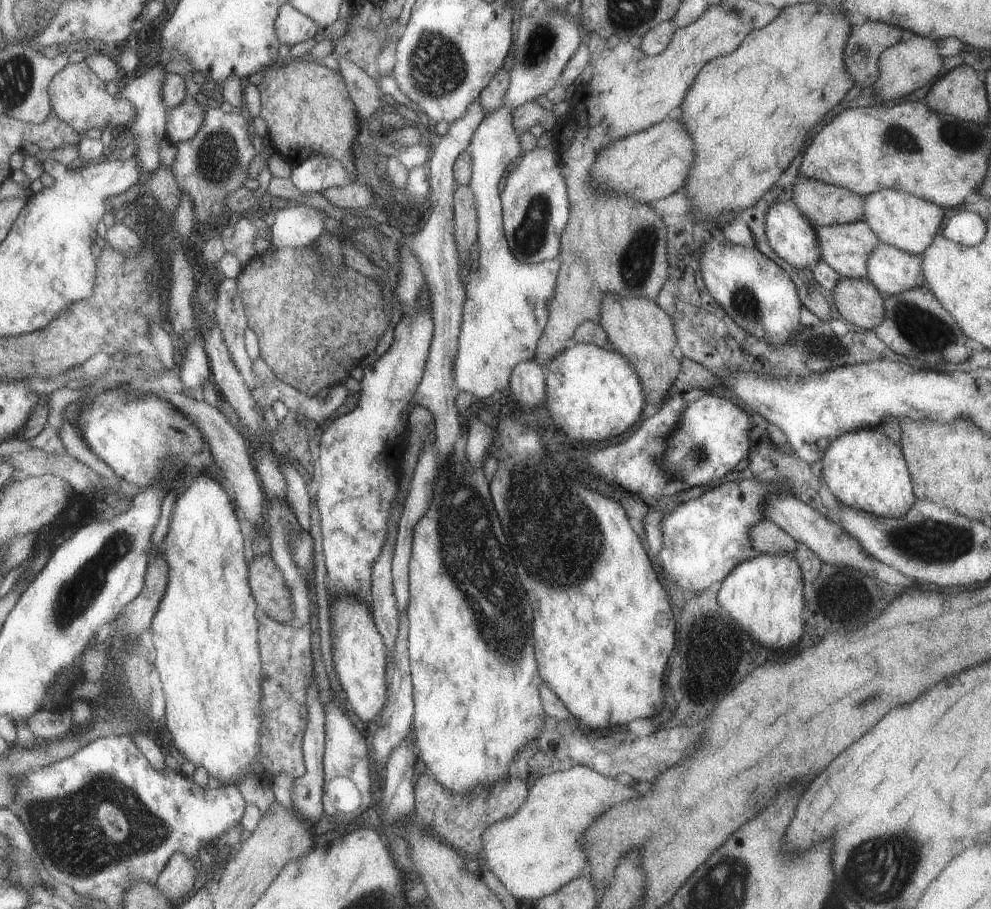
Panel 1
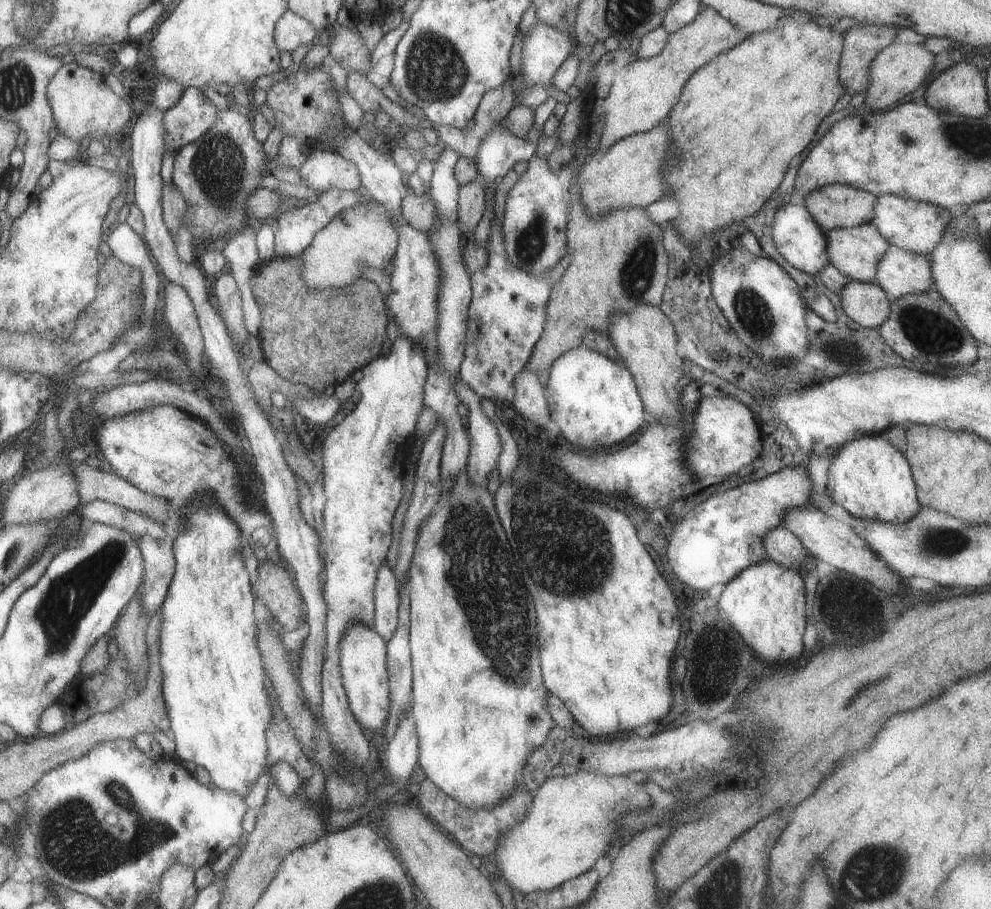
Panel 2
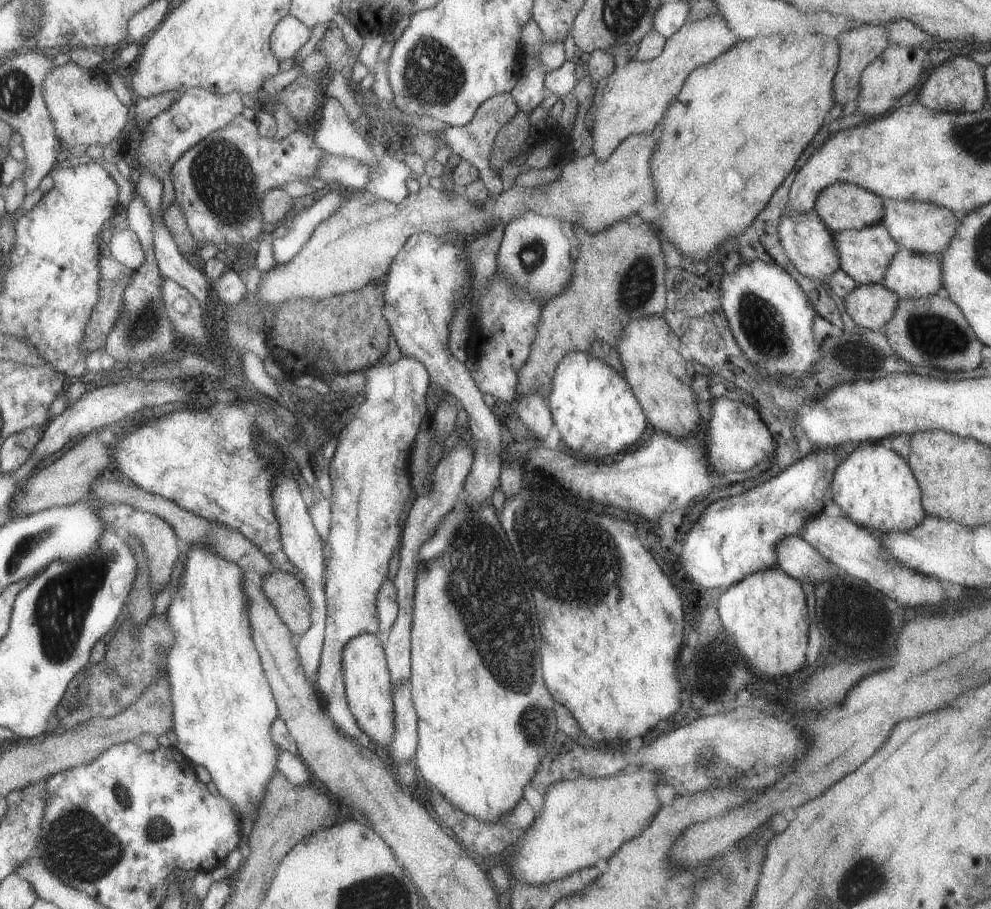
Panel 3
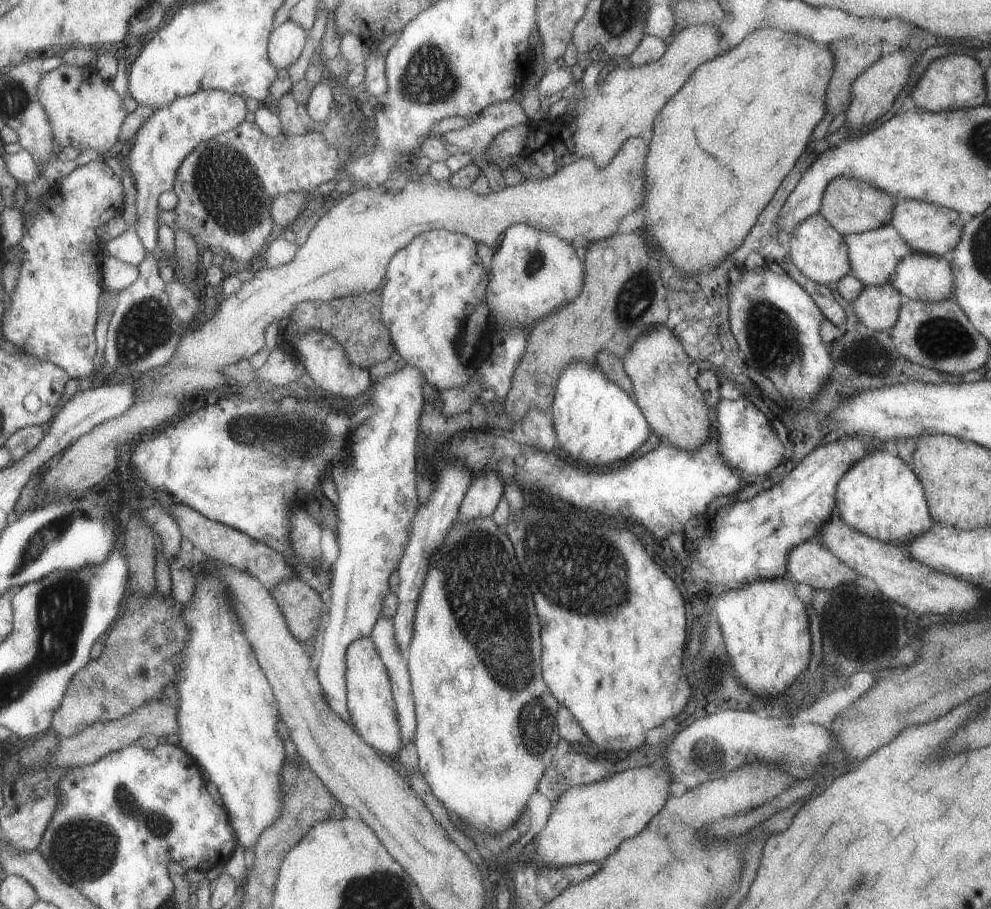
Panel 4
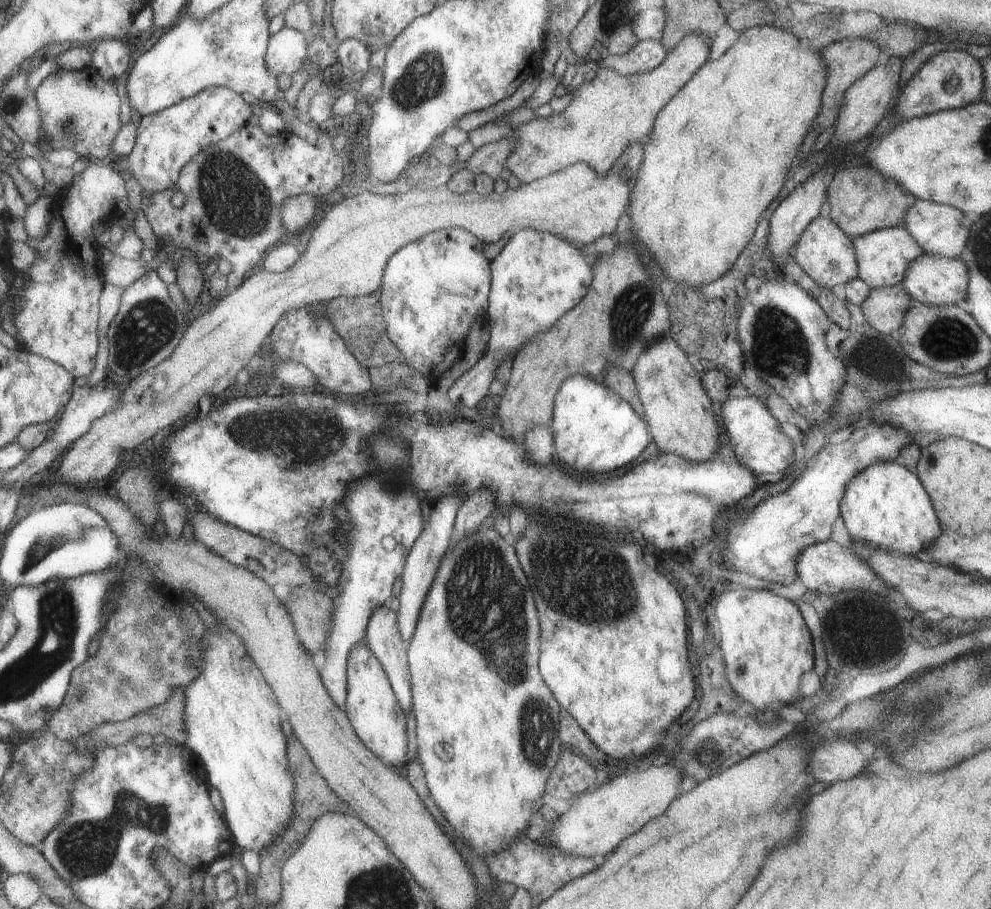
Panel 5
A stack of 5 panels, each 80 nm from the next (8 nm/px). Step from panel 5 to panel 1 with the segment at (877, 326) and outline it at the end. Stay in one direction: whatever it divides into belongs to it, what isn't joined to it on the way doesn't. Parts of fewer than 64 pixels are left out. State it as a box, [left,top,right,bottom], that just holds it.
[832,277,883,331]

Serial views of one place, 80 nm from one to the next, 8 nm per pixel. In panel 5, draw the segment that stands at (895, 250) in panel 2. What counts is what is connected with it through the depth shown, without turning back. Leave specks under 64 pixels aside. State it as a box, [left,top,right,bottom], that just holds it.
[899,253,968,306]

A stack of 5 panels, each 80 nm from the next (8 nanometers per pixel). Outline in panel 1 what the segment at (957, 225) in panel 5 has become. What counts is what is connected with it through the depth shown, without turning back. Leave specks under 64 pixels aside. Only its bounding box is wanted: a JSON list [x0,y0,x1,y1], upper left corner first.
[863,189,944,255]

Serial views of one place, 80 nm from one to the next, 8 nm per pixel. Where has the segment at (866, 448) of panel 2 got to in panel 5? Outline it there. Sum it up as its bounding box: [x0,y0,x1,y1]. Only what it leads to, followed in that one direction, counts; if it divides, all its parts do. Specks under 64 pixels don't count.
[840,461,943,557]

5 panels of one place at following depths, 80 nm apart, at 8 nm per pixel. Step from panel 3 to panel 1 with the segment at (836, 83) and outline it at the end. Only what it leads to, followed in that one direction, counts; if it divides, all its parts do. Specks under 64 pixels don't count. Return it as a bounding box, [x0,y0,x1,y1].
[843,20,902,89]

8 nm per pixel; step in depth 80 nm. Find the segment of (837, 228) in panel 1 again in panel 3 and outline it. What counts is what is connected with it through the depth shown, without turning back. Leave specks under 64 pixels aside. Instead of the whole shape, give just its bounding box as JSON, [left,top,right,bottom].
[831,223,901,285]

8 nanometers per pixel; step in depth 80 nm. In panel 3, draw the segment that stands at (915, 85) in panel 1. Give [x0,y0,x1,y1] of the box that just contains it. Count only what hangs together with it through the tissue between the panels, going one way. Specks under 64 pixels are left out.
[856,45,927,120]

